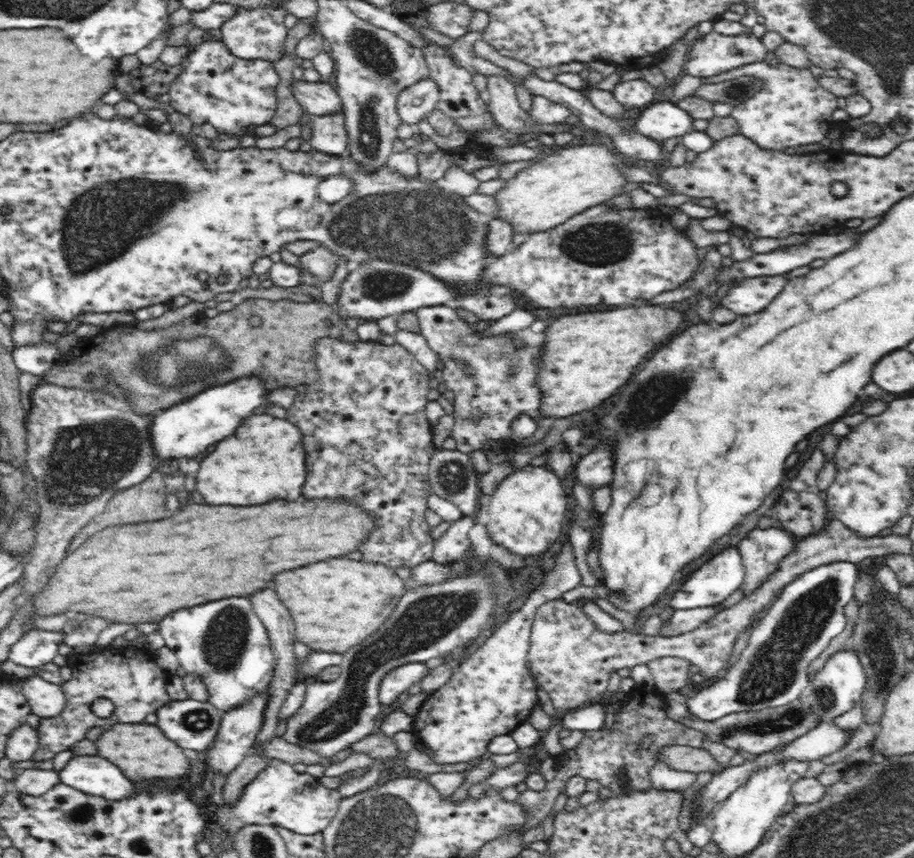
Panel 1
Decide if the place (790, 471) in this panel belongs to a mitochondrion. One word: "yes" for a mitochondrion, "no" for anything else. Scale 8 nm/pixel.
no

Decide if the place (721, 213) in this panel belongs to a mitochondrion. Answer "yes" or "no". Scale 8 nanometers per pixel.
no

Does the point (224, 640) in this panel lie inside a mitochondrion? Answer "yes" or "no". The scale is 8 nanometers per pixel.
yes

